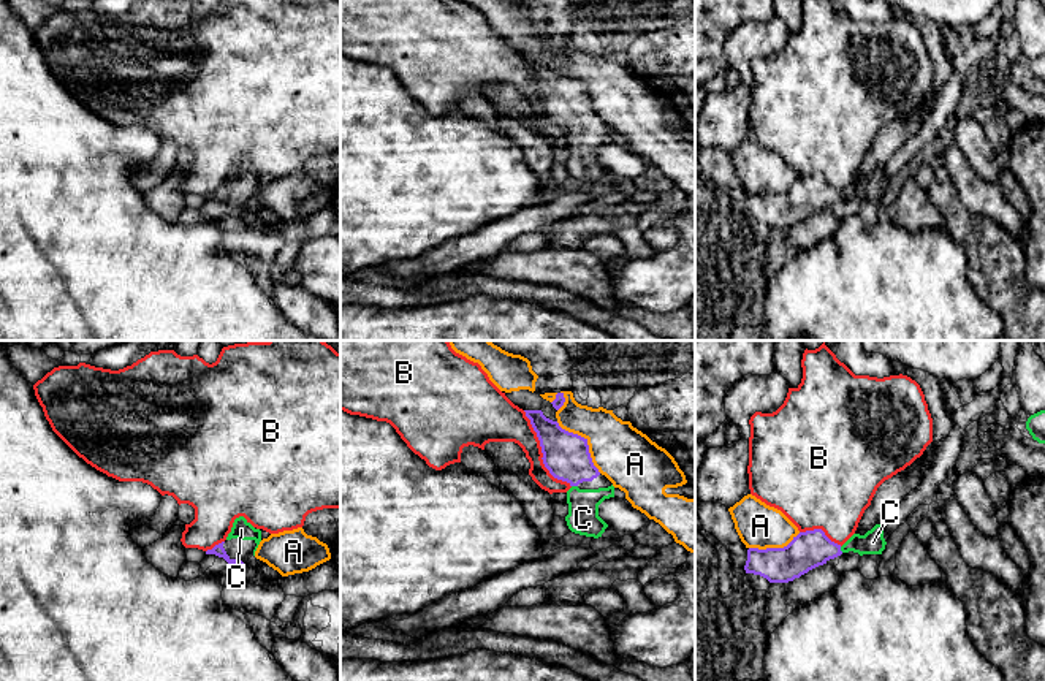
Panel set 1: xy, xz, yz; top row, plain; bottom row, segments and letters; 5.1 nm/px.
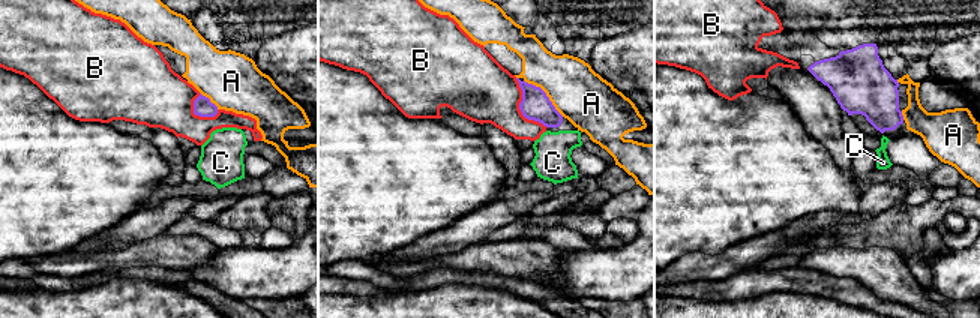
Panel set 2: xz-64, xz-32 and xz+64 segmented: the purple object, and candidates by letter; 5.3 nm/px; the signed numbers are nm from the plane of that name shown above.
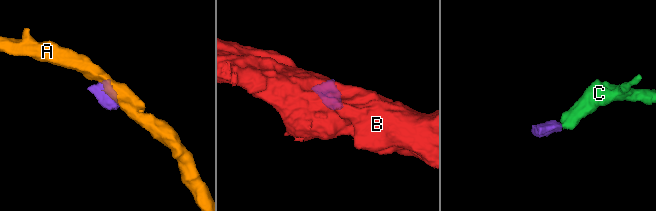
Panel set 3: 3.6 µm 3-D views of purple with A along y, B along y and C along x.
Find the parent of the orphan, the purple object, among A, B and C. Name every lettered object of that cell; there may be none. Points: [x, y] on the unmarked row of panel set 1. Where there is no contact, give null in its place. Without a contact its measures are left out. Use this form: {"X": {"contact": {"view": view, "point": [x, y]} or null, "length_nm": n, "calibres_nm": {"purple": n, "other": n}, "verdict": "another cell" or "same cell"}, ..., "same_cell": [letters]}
{"A": {"contact": {"view": "xz", "point": [586, 87]}, "length_nm": 340, "calibres_nm": {"purple": 240, "other": 300}, "verdict": "another cell"}, "B": {"contact": {"view": "xz", "point": [542, 97]}, "length_nm": 460, "calibres_nm": {"purple": 240, "other": 200}, "verdict": "another cell"}, "C": {"contact": {"view": "xz", "point": [575, 130]}, "length_nm": 30, "calibres_nm": {"purple": 240, "other": 160}, "verdict": "same cell"}, "same_cell": ["C"]}

